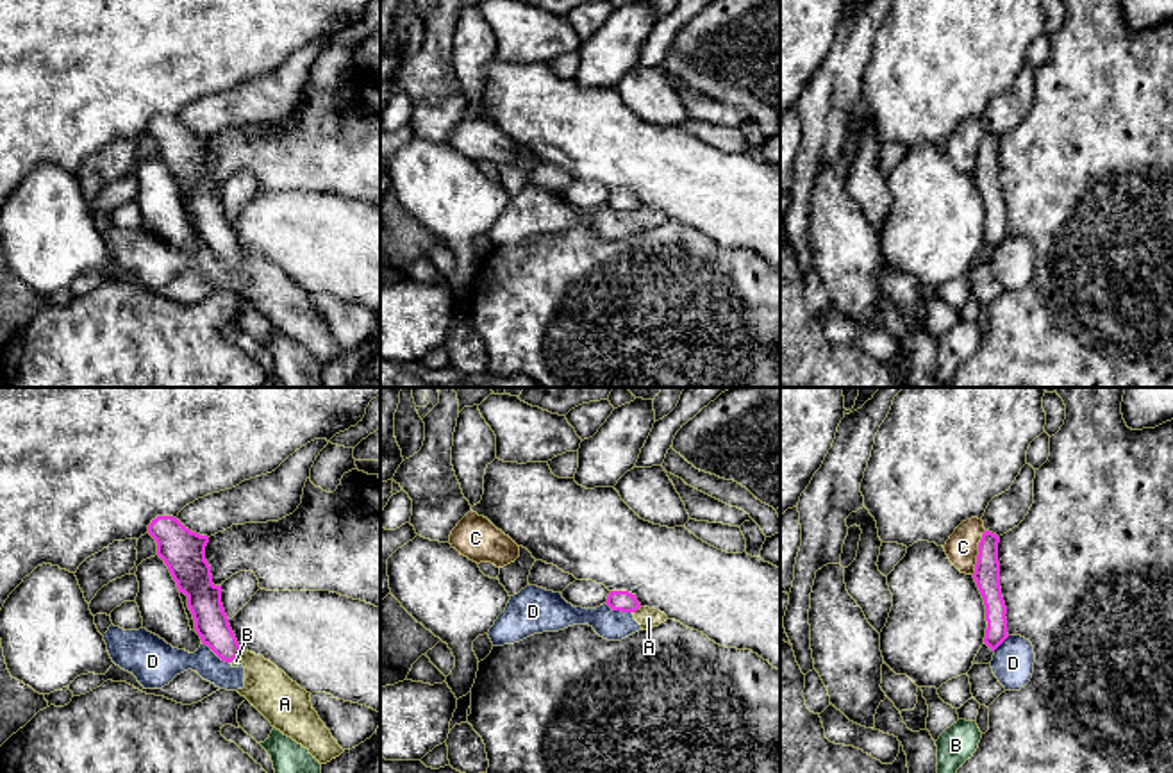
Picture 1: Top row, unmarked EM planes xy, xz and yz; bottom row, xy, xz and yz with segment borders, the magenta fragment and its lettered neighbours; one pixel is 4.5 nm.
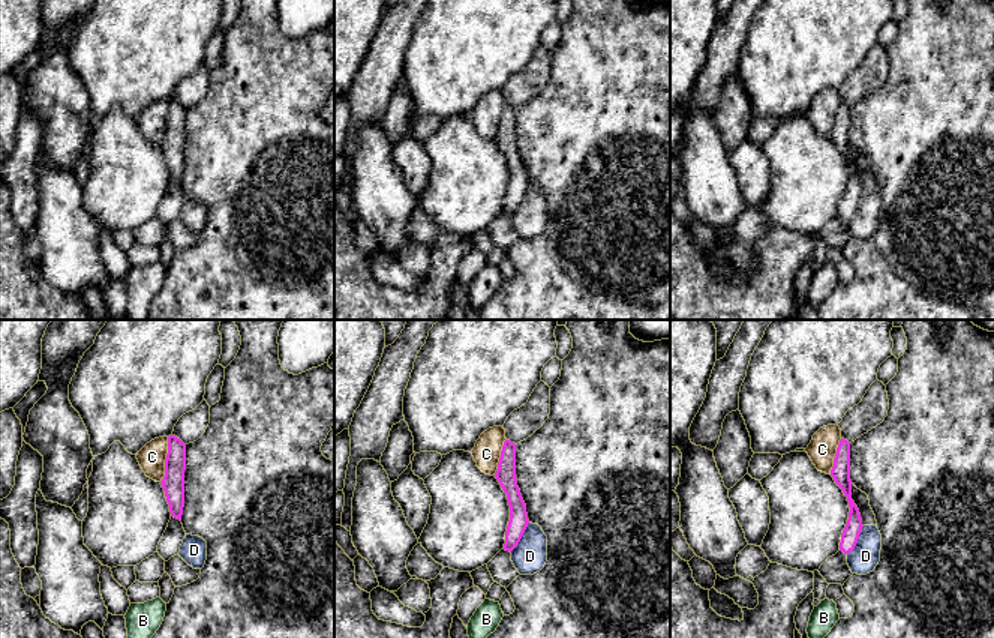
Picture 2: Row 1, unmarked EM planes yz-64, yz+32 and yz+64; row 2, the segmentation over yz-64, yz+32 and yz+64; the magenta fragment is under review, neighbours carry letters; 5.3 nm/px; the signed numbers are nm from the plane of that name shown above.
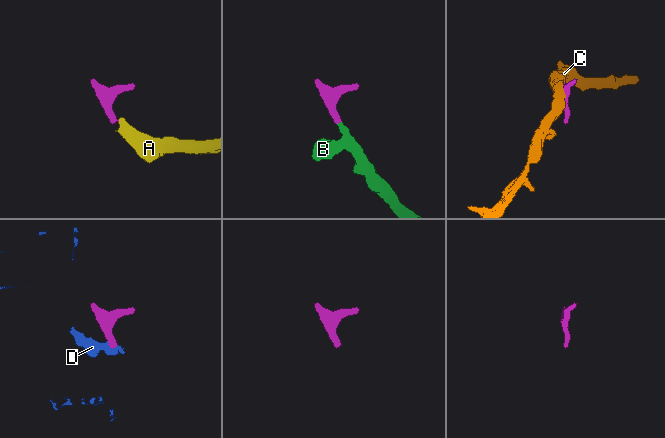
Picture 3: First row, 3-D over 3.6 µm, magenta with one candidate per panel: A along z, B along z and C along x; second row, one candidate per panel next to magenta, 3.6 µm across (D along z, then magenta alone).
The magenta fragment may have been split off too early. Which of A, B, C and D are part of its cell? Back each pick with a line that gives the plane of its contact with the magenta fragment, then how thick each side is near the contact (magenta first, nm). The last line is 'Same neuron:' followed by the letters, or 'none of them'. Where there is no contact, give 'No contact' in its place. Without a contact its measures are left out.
B: Touches magenta in xy. Thickness 160 nm (magenta) against 40 nm
Same neuron: B

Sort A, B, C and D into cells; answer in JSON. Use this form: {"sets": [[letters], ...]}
{"sets": [["A", "D"], ["B"], ["C"]]}

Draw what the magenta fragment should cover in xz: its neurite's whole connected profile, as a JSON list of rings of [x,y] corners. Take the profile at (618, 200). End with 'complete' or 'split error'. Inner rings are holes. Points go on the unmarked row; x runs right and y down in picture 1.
[[[611,191],[605,202],[612,211],[636,212],[641,204],[628,191]]]; complete

